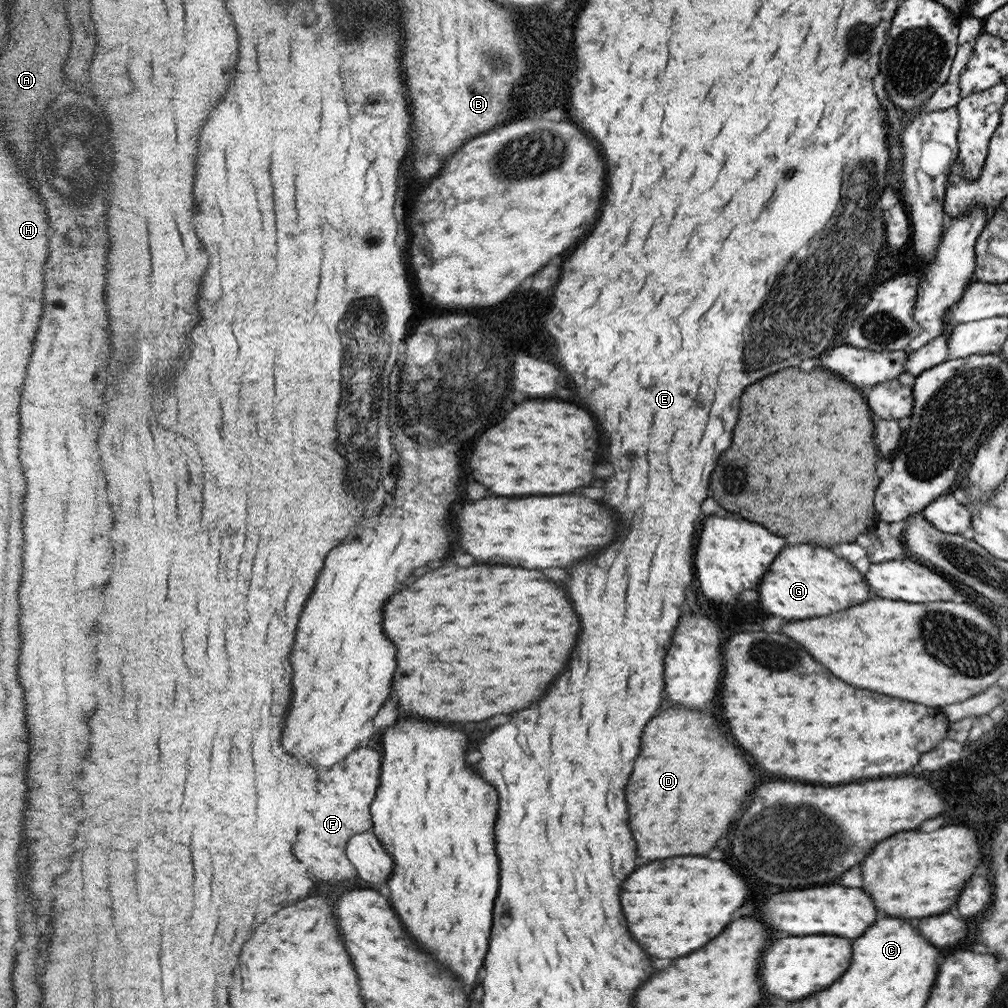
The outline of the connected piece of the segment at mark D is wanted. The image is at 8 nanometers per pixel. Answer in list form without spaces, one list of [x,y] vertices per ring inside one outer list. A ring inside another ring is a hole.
[[[668,708],[646,724],[642,736],[642,750],[634,764],[634,772],[626,786],[630,830],[638,842],[638,856],[648,860],[660,860],[670,856],[702,854],[706,856],[716,842],[730,830],[746,804],[752,788],[756,786],[756,774],[744,760],[742,752],[728,738],[720,720],[700,710]]]

